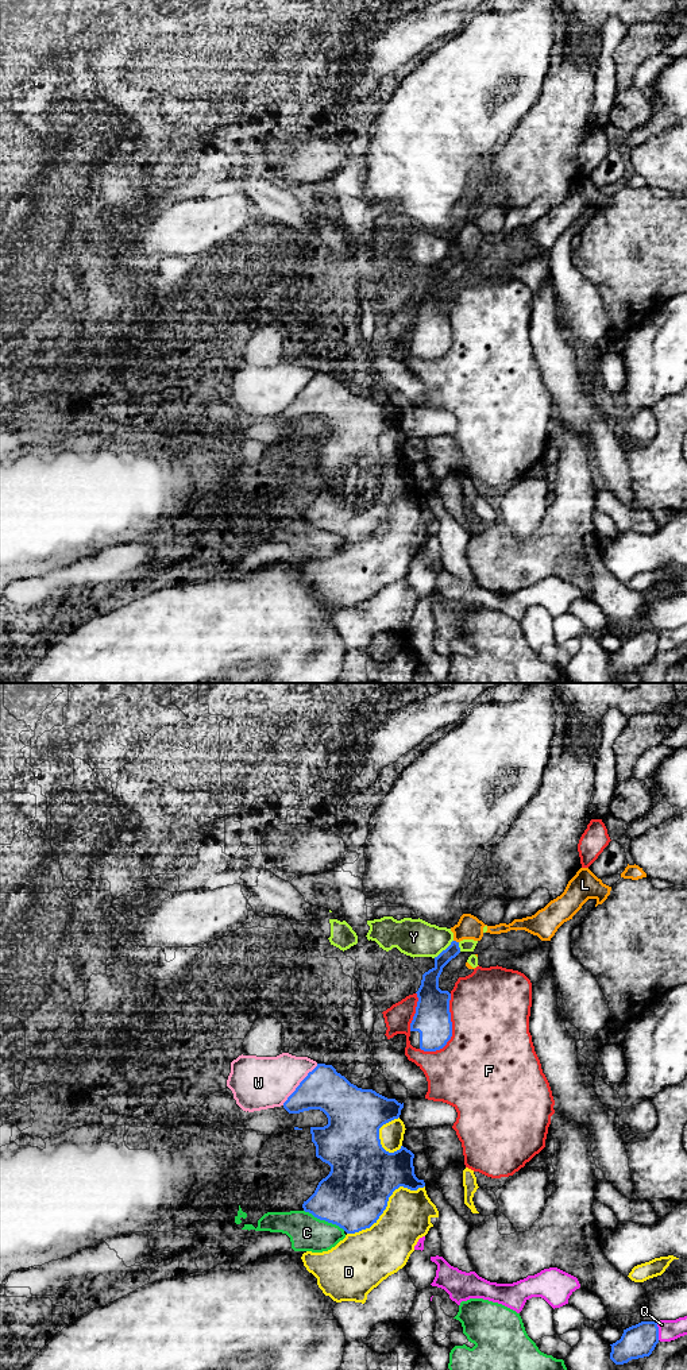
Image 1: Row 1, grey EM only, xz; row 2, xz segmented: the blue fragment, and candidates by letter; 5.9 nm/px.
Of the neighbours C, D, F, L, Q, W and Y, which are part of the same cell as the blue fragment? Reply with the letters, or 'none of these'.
none of these

